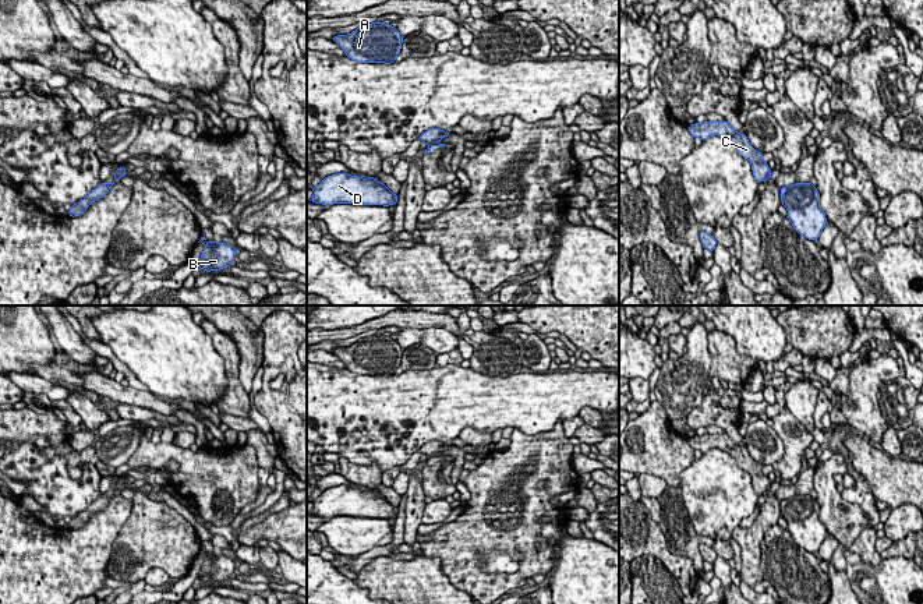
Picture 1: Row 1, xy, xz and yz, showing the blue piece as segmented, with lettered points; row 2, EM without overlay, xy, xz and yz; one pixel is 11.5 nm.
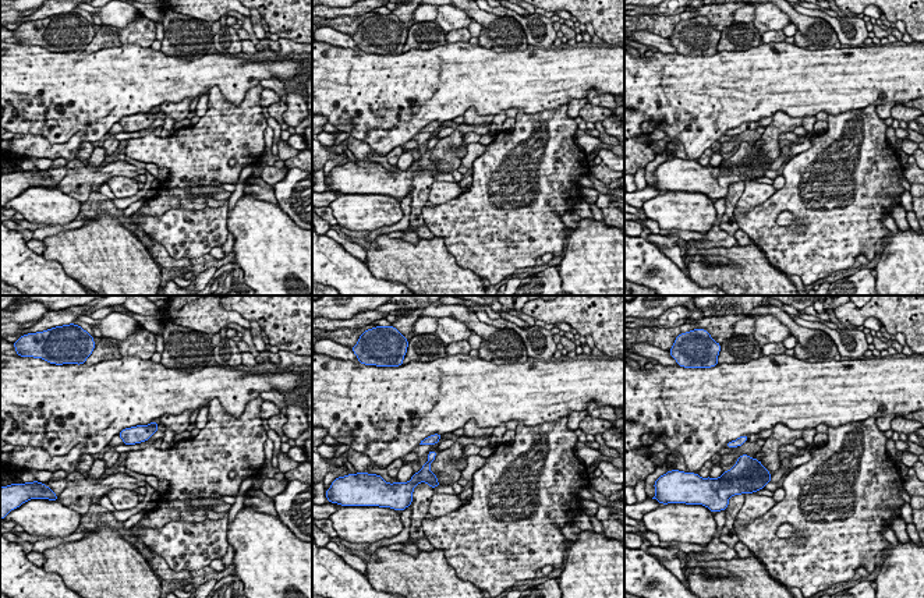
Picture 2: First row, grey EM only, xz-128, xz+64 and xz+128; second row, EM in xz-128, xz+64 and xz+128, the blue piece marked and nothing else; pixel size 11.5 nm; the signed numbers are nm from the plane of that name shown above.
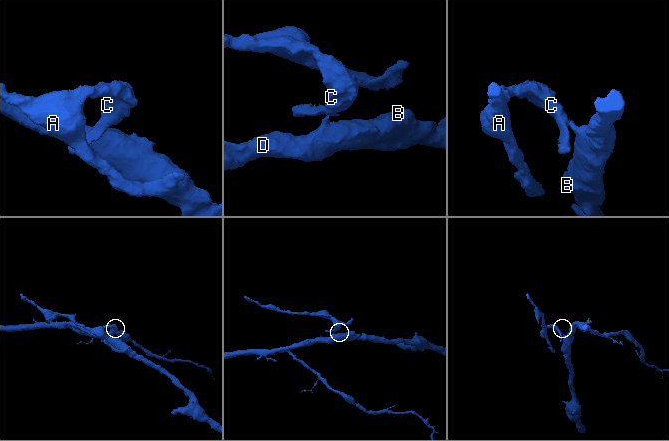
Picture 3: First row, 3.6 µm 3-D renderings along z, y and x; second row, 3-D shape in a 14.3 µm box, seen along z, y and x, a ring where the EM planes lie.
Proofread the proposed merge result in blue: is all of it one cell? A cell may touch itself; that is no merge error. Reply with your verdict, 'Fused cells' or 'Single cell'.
Fused cells

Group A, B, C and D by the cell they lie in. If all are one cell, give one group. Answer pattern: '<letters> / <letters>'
A C / B D

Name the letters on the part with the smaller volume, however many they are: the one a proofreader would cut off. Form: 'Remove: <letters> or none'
Remove: A, C

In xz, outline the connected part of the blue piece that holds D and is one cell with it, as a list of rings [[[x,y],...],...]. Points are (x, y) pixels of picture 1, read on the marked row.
[[[336,173],[325,177],[311,188],[311,202],[330,206],[333,204],[383,205],[397,204],[399,195],[393,194],[383,183],[369,176],[367,179],[349,173]]]

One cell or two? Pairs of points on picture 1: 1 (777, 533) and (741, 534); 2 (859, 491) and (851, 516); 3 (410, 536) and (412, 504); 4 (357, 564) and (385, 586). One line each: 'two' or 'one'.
1: two
2: two
3: one
4: two

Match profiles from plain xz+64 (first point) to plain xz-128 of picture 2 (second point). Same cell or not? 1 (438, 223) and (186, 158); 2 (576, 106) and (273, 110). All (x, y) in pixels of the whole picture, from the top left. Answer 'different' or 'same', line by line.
1: same
2: different

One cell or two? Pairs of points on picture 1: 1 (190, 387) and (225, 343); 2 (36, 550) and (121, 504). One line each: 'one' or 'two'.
1: two
2: one

